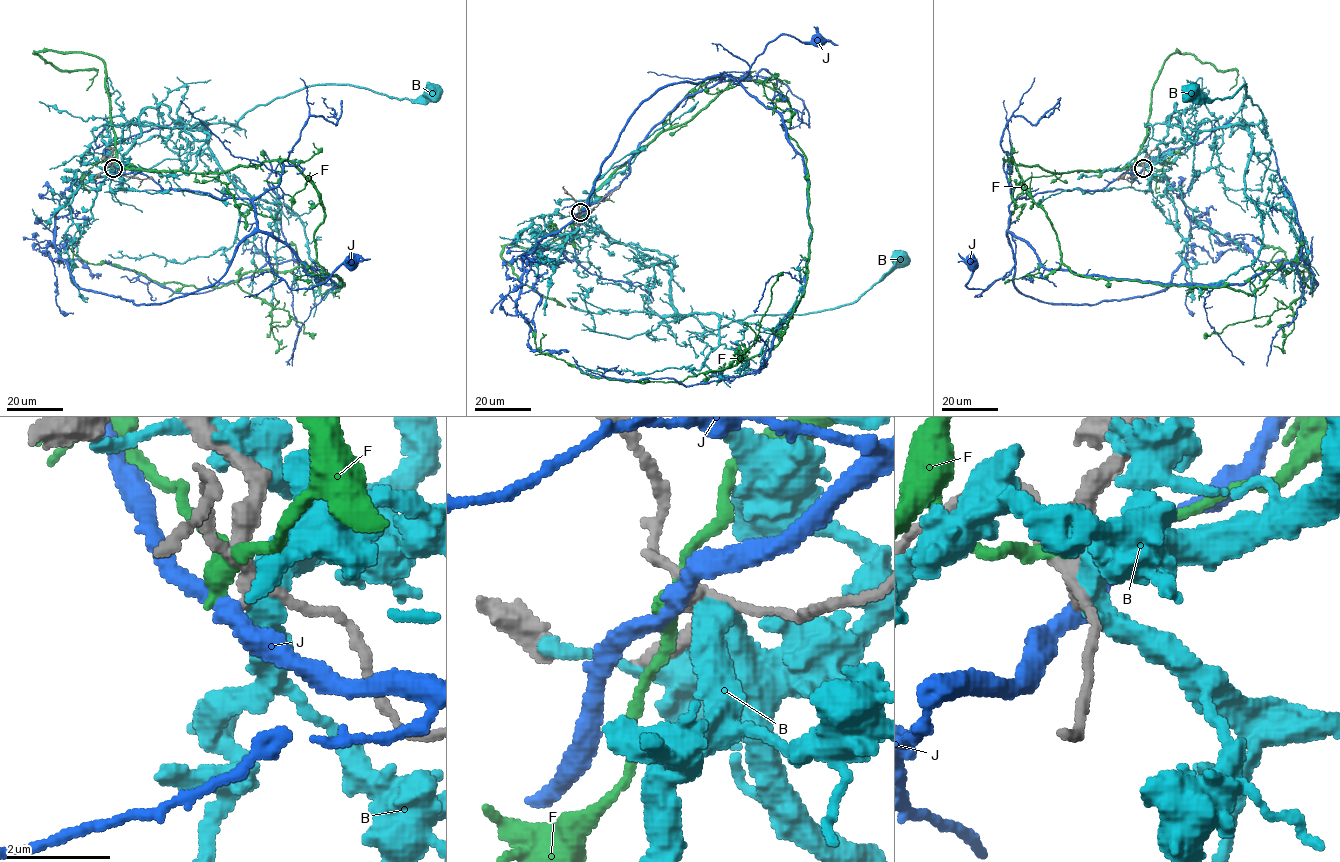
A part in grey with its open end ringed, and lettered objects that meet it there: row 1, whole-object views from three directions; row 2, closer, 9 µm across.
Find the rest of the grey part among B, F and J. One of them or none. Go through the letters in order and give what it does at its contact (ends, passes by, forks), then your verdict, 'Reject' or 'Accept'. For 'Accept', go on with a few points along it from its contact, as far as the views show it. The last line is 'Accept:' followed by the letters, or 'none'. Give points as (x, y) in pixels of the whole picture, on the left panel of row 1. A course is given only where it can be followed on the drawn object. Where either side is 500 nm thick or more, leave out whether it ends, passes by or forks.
B: It passes by. Reject
F: It forks there. Reject
J: It passes by. Reject
Accept: none

